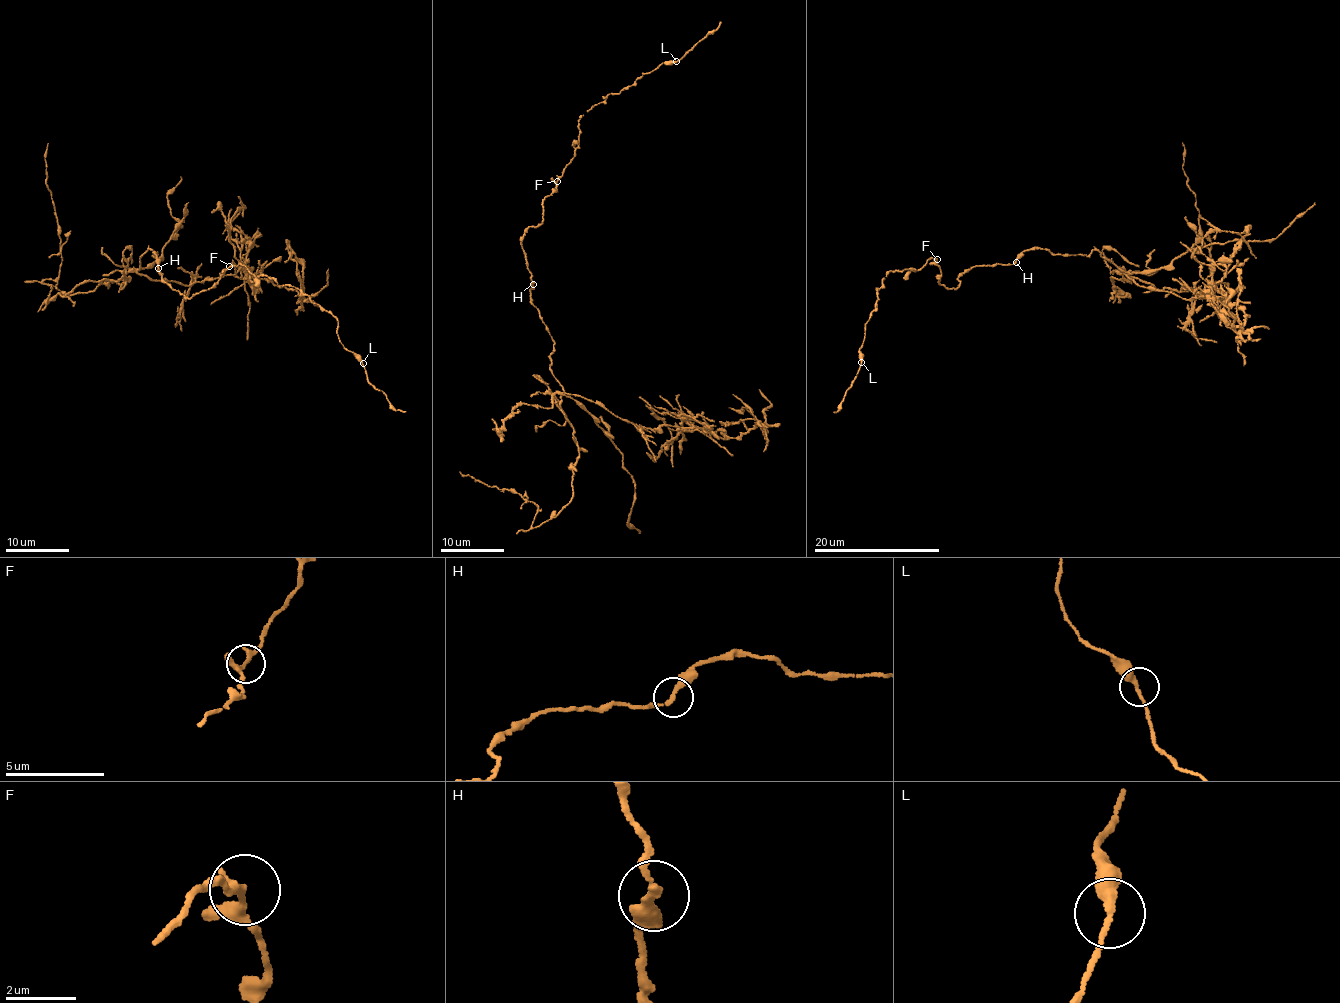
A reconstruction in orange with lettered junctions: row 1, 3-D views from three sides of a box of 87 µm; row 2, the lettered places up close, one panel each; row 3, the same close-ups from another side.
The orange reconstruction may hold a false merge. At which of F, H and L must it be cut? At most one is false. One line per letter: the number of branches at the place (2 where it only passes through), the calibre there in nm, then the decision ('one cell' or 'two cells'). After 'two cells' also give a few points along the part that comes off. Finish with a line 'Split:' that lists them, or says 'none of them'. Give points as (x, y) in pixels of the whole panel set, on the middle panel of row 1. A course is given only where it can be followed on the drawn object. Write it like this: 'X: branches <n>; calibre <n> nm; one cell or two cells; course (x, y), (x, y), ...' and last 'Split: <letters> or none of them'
F: branches 2; calibre 240 nm; one cell
H: branches 2; calibre 220 nm; two cells; course (533, 283), (554, 343), (554, 395), (579, 448), (569, 501), (533, 527), (534, 502), (459, 471)
L: branches 2; calibre 280 nm; one cell
Split: H

